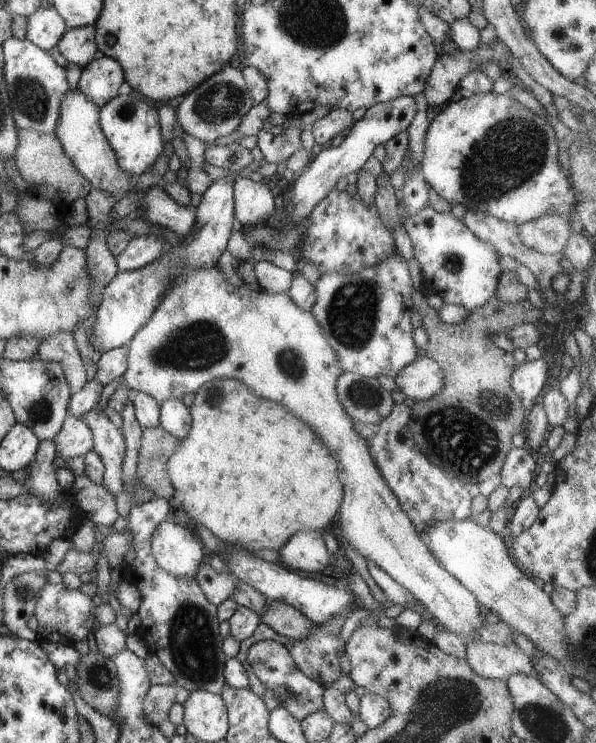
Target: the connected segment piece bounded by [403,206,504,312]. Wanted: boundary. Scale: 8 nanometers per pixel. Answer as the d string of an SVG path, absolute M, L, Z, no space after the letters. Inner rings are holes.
M428 206L406 218L403 224L423 279L433 282L445 304L454 304L470 312L495 297L498 278L504 269L499 262L499 254L489 244L478 240L452 211L437 212Z

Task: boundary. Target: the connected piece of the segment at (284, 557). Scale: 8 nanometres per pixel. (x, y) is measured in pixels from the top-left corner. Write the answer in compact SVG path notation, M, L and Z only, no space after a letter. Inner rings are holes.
M302 531L294 534L283 548L280 548L280 561L286 564L290 571L320 572L333 561L328 554L322 531Z

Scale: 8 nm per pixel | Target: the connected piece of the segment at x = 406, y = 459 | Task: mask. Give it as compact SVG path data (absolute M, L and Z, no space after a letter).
M395 404L393 410L382 422L374 425L358 422L355 423L354 428L362 439L366 440L380 474L386 478L386 484L400 500L402 510L408 514L416 532L421 536L424 528L428 524L434 524L436 520L444 522L446 518L470 519L473 499L469 490L470 486L444 474L416 448L410 434L410 416L412 412L408 406Z

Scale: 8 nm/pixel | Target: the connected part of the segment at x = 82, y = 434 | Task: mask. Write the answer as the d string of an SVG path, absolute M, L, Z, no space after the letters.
M68 414L61 432L55 437L59 461L74 456L84 456L93 451L92 430L80 418Z

